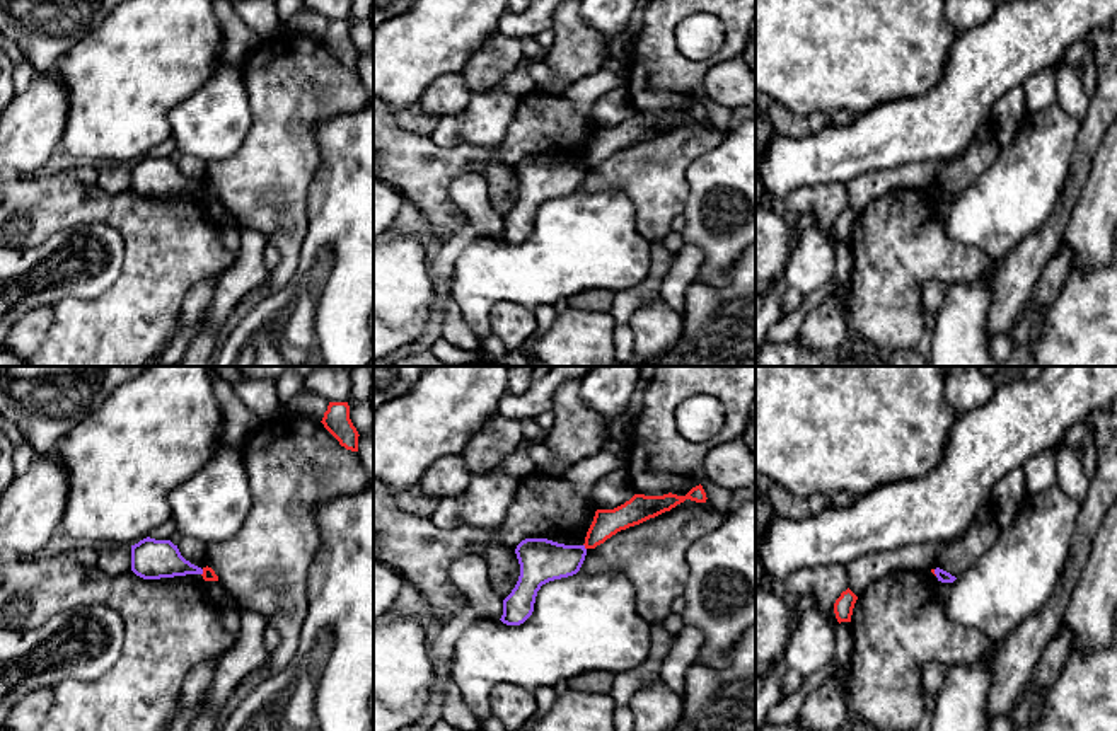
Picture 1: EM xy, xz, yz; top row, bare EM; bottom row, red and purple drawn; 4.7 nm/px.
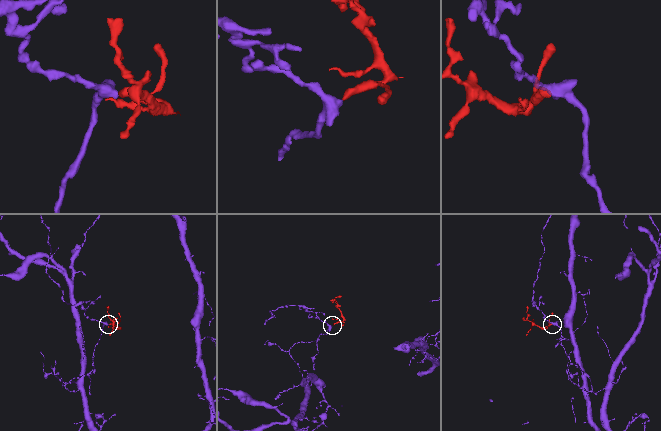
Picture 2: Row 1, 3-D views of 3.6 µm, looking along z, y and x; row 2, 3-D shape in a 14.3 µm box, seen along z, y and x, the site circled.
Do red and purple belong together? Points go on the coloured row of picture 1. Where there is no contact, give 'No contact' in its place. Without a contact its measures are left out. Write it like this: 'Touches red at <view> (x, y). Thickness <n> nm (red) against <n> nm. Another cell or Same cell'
Touches red at xy (203, 573). Thickness 60 nm (red) against 190 nm. Another cell

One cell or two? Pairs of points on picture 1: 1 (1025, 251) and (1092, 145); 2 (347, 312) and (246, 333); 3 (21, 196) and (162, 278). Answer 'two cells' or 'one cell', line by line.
1: one cell
2: one cell
3: one cell

